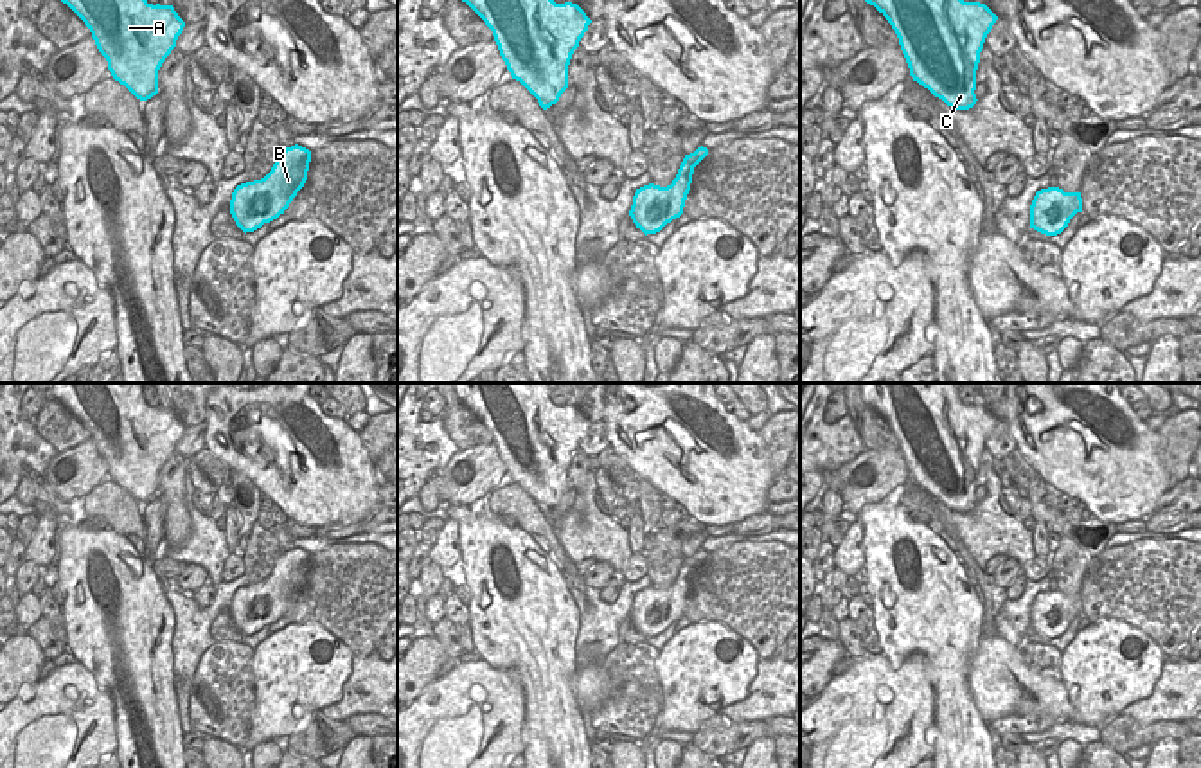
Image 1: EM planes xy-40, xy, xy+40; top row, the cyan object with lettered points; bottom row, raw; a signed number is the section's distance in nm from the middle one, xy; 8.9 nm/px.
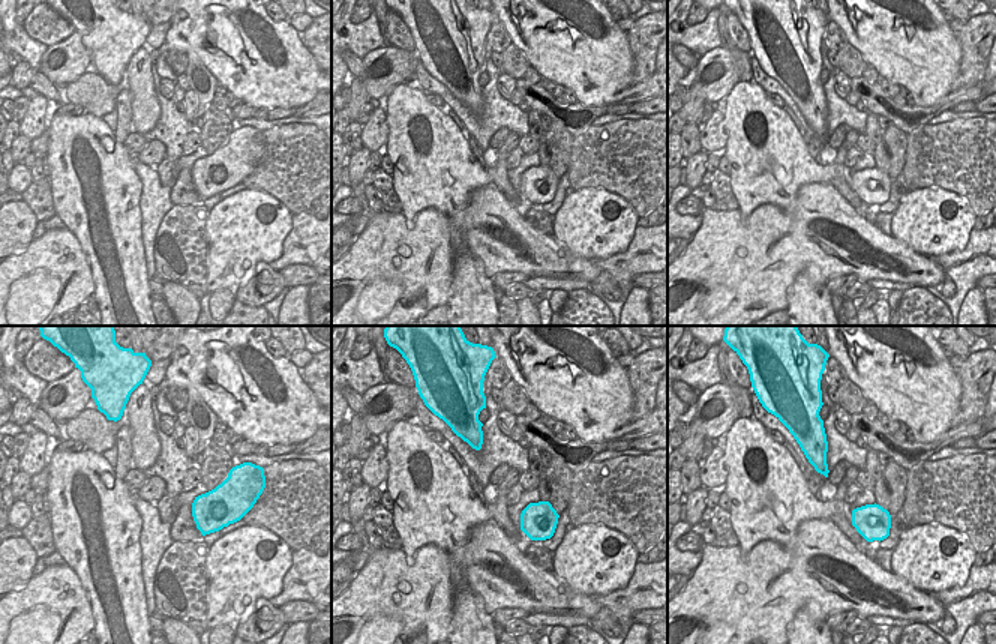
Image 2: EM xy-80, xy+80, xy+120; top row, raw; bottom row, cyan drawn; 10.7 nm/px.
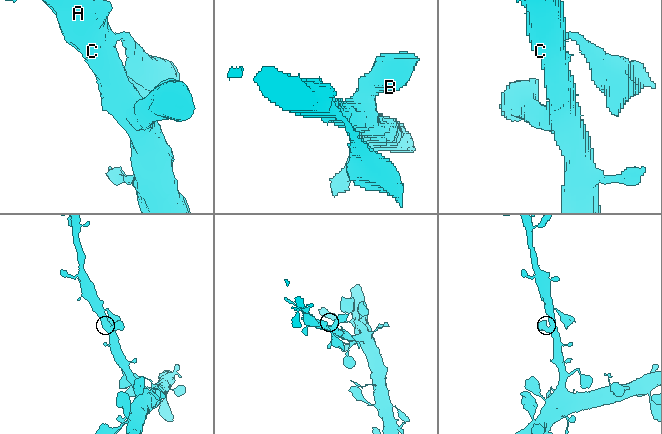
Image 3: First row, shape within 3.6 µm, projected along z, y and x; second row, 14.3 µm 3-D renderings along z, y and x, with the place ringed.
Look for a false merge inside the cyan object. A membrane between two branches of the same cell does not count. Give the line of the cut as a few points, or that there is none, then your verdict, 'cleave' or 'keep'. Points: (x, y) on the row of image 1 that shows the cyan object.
cut none; keep

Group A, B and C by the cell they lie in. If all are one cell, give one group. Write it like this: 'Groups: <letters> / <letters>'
Groups: A B C.

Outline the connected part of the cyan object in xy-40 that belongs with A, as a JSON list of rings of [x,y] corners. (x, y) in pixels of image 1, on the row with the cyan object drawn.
[[[61,0],[90,29],[113,79],[137,99],[158,94],[158,70],[185,22],[173,5],[147,0]]]

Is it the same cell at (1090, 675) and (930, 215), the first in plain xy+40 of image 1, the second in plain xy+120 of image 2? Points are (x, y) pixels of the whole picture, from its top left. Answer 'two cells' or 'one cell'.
one cell

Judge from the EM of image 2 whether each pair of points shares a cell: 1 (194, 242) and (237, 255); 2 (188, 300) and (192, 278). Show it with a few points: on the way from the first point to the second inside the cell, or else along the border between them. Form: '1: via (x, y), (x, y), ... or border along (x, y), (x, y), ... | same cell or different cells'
1: border along (210, 212), (206, 221), (207, 282) | different cells
2: border along (165, 279), (183, 285), (198, 299) | different cells

